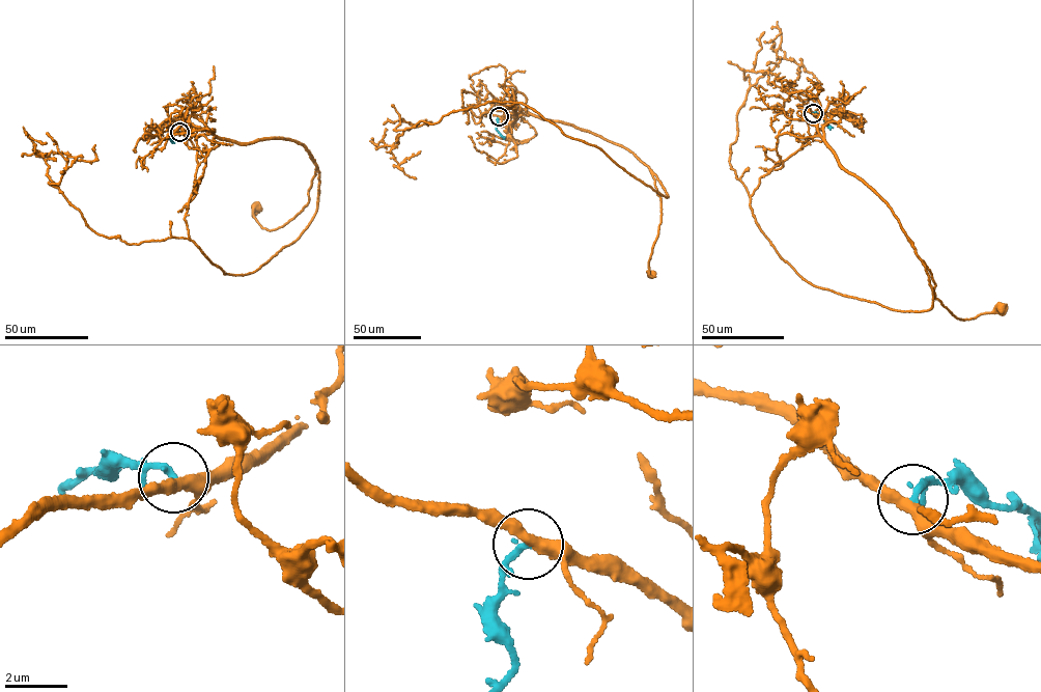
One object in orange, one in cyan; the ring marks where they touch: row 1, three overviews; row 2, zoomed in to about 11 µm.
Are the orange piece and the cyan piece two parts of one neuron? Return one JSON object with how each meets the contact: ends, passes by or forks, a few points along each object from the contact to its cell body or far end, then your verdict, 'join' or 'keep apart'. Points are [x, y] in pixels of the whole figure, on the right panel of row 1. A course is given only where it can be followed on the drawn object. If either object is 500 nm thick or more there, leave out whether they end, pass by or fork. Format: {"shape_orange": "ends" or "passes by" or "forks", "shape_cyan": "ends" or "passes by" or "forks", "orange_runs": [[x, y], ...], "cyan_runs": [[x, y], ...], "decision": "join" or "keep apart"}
{"shape_orange": "passes by", "shape_cyan": "passes by", "orange_runs": [[813, 113], [828, 120], [824, 137], [840, 165], [891, 209], [931, 274], [941, 304], [963, 320], [1002, 306]], "cyan_runs": [[813, 113], [823, 115], [825, 122], [833, 128]], "decision": "join"}

